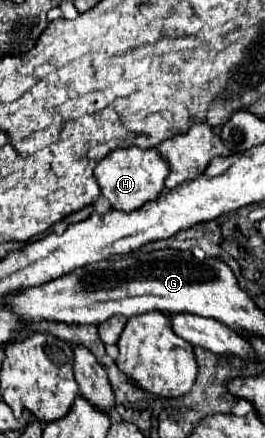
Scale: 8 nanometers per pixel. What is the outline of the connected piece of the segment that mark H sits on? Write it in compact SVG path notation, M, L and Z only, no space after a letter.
M117 148L111 154L107 154L95 168L95 178L99 182L101 194L111 202L115 210L133 212L141 208L145 202L151 202L159 196L159 192L165 188L165 176L169 174L169 164L165 164L165 158L155 148Z

